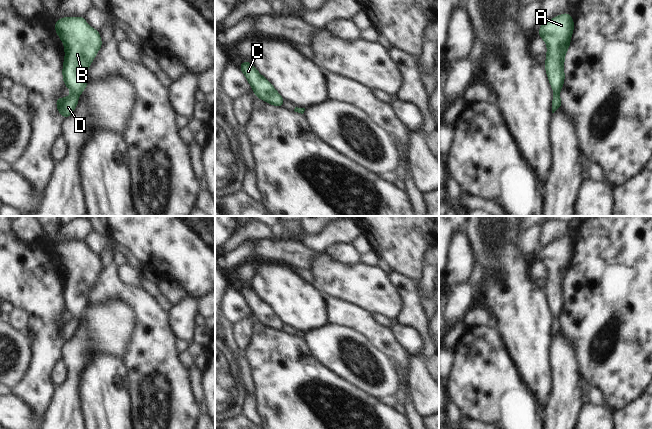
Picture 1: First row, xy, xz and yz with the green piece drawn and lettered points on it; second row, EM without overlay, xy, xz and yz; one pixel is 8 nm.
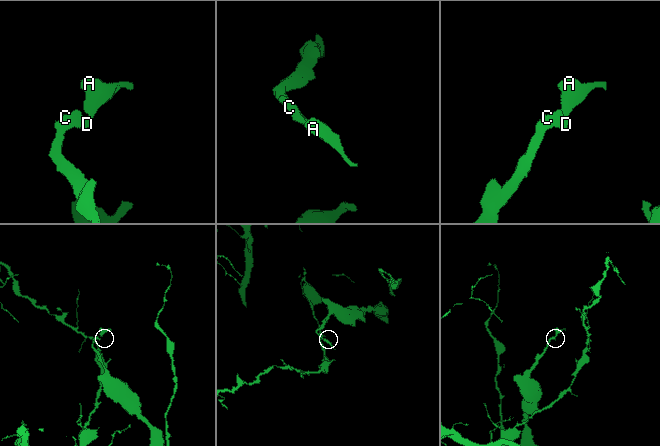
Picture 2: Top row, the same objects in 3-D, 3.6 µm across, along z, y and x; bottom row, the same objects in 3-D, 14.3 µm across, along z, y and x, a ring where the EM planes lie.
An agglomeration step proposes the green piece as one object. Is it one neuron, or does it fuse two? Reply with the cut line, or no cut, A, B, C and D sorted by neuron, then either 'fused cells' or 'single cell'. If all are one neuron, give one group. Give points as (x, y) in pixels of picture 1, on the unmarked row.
no cut | A B C D | single cell

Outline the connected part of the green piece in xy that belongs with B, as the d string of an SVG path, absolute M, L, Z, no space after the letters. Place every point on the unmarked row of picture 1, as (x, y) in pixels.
M83 240L60 242L54 251L65 272L64 308L72 317L55 325L59 337L67 342L75 334L78 320L88 308L87 294L103 268L99 255L90 251Z

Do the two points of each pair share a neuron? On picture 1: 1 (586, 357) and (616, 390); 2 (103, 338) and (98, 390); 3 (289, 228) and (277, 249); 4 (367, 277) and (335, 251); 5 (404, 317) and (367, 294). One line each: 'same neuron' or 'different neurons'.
1: same neuron
2: different neurons
3: different neurons
4: different neurons
5: different neurons

